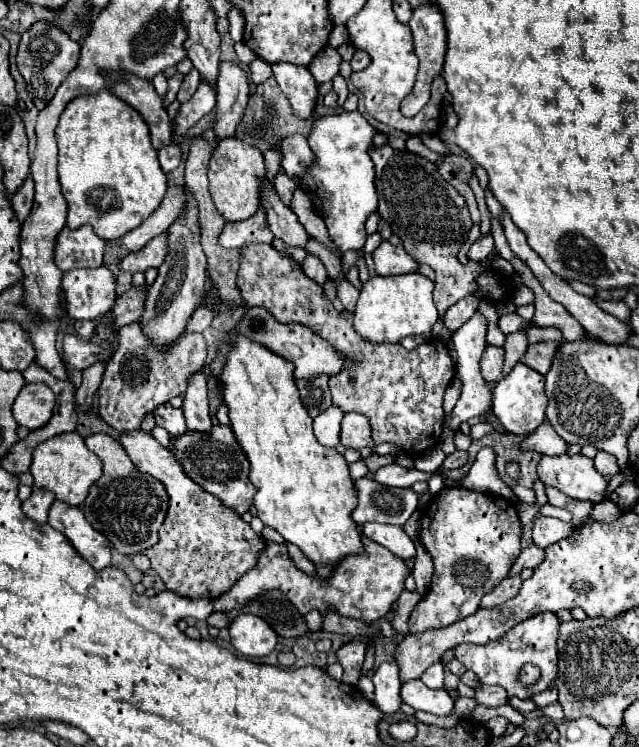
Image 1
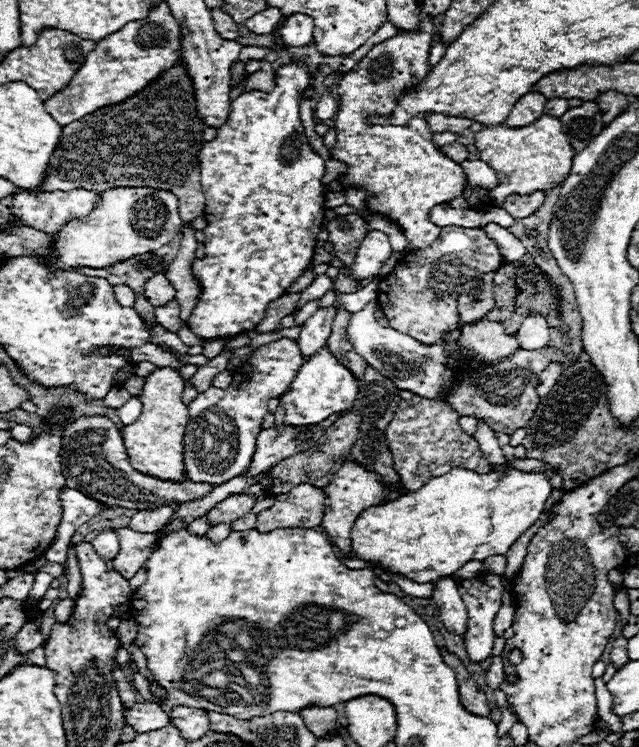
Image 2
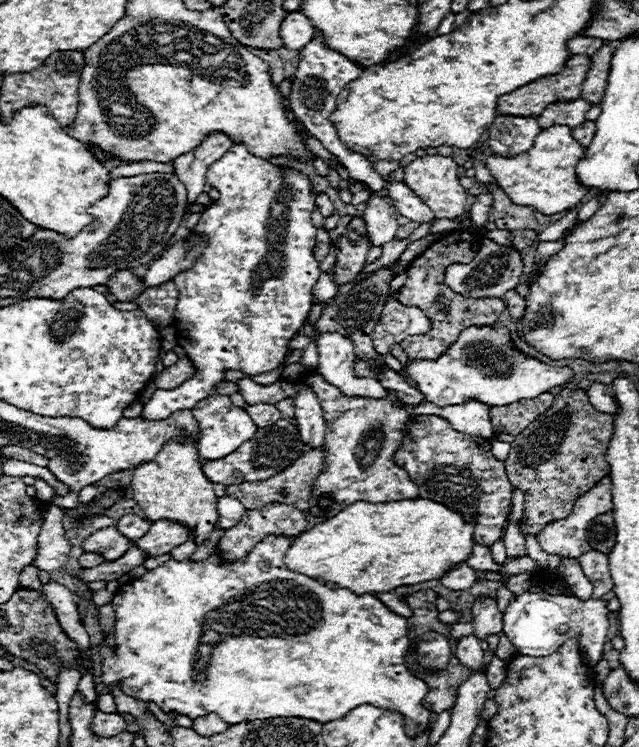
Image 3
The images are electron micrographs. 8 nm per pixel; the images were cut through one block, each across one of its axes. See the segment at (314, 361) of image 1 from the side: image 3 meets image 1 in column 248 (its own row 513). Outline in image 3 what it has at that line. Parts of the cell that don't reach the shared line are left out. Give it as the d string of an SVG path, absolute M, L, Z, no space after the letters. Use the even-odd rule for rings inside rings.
M310 372L310 374L312 376L308 376L308 382L318 396L318 402L322 406L324 420L326 420L326 440L324 440L326 464L314 482L312 498L308 504L308 514L318 516L322 520L328 520L358 500L362 500L362 502L390 502L390 500L402 500L402 498L418 498L418 486L410 480L408 472L398 468L392 462L394 452L400 448L402 438L404 438L402 430L404 430L406 422L410 420L410 414L406 414L402 408L394 408L396 394L390 392L390 396L382 398L382 400L346 398L340 394L338 388L328 384L320 374L316 374L316 372Z

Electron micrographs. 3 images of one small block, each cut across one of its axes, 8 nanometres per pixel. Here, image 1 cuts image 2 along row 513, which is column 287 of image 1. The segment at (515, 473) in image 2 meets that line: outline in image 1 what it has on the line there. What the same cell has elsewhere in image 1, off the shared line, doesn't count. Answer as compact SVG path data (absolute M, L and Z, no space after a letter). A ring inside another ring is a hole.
M236 336L220 376L224 384L224 402L230 410L230 426L250 460L250 480L258 488L254 496L258 518L274 528L286 542L296 544L316 566L336 568L346 556L362 550L362 532L350 516L356 504L354 480L342 452L318 444L312 432L312 418L300 402L292 370L294 366L290 362L268 352L262 344L256 344L246 336Z

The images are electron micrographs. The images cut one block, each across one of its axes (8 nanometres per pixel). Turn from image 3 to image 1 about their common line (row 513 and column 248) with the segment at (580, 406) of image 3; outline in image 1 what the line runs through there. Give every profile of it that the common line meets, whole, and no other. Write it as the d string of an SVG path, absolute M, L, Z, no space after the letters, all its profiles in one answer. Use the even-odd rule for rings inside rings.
M138 430L132 434L122 434L120 444L128 452L134 466L160 480L166 486L170 496L168 514L160 528L160 540L156 546L146 550L146 556L152 562L152 570L164 580L166 588L198 600L220 598L236 580L258 564L260 554L266 548L266 542L260 534L256 534L250 524L246 524L232 508L226 508L222 500L208 494L200 488L200 484L192 482L174 460L172 452L160 446L150 434Z

